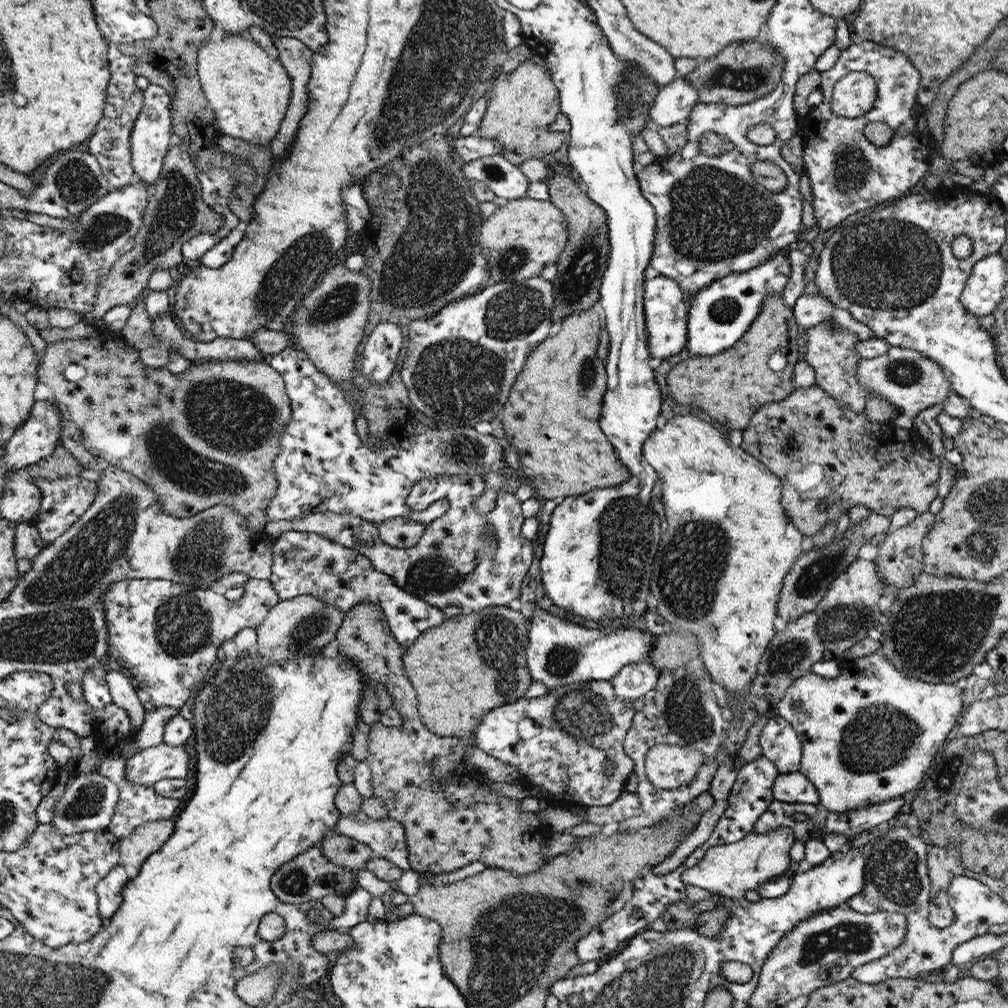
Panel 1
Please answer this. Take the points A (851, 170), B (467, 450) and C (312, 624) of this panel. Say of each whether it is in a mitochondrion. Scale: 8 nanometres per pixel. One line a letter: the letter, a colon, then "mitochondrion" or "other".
A: mitochondrion
B: mitochondrion
C: mitochondrion

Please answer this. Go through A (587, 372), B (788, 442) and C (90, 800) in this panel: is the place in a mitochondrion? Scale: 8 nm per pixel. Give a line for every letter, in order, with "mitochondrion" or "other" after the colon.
A: mitochondrion
B: mitochondrion
C: mitochondrion

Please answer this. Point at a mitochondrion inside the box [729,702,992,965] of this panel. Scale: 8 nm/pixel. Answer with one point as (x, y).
(894, 871)

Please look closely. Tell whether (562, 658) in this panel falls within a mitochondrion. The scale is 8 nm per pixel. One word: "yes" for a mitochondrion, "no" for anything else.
yes

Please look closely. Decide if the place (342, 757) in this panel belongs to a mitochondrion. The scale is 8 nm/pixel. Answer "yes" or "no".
no

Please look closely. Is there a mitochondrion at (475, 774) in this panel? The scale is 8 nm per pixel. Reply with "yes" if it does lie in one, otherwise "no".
no

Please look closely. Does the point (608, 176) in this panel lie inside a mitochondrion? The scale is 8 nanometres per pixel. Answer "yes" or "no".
no

